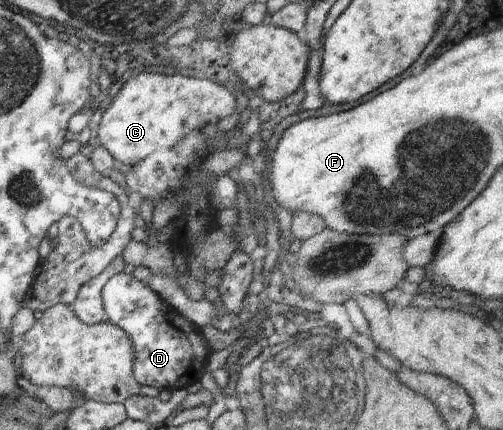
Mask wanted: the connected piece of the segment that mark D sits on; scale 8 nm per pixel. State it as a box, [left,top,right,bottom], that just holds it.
[101,272,210,391]

